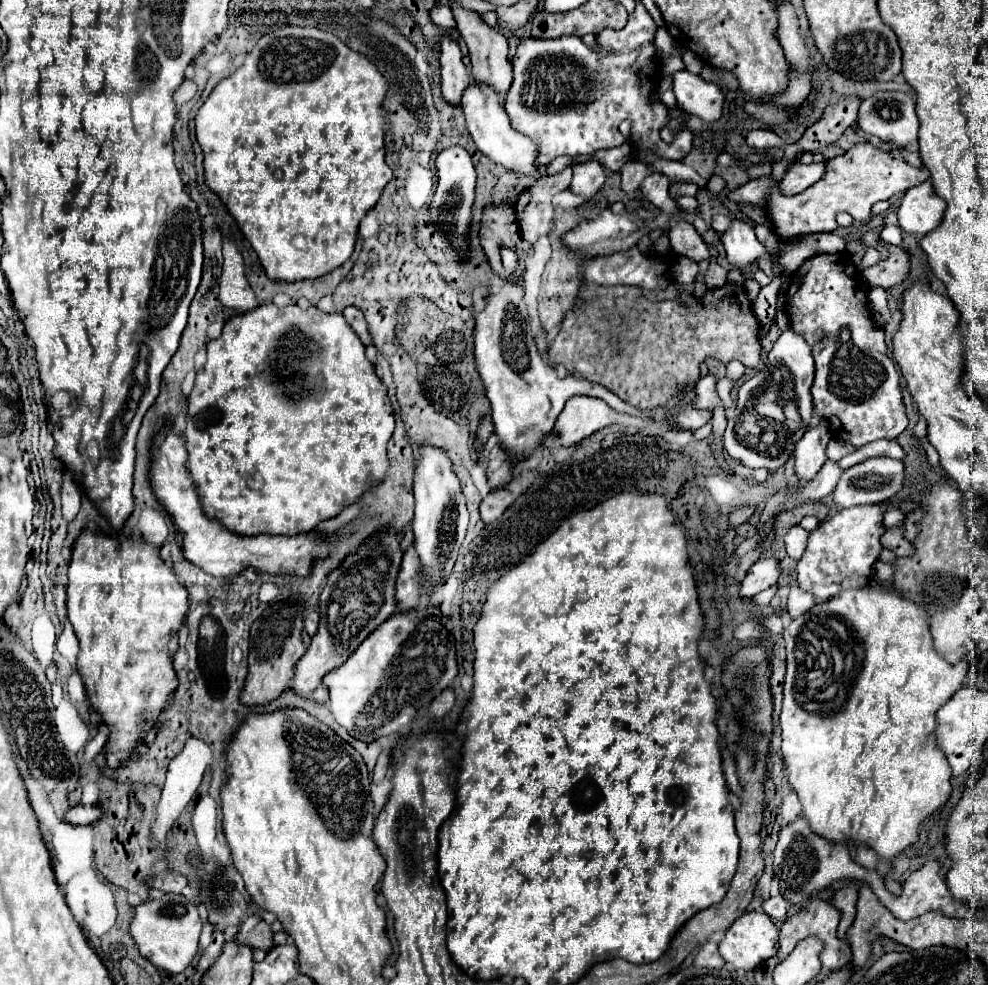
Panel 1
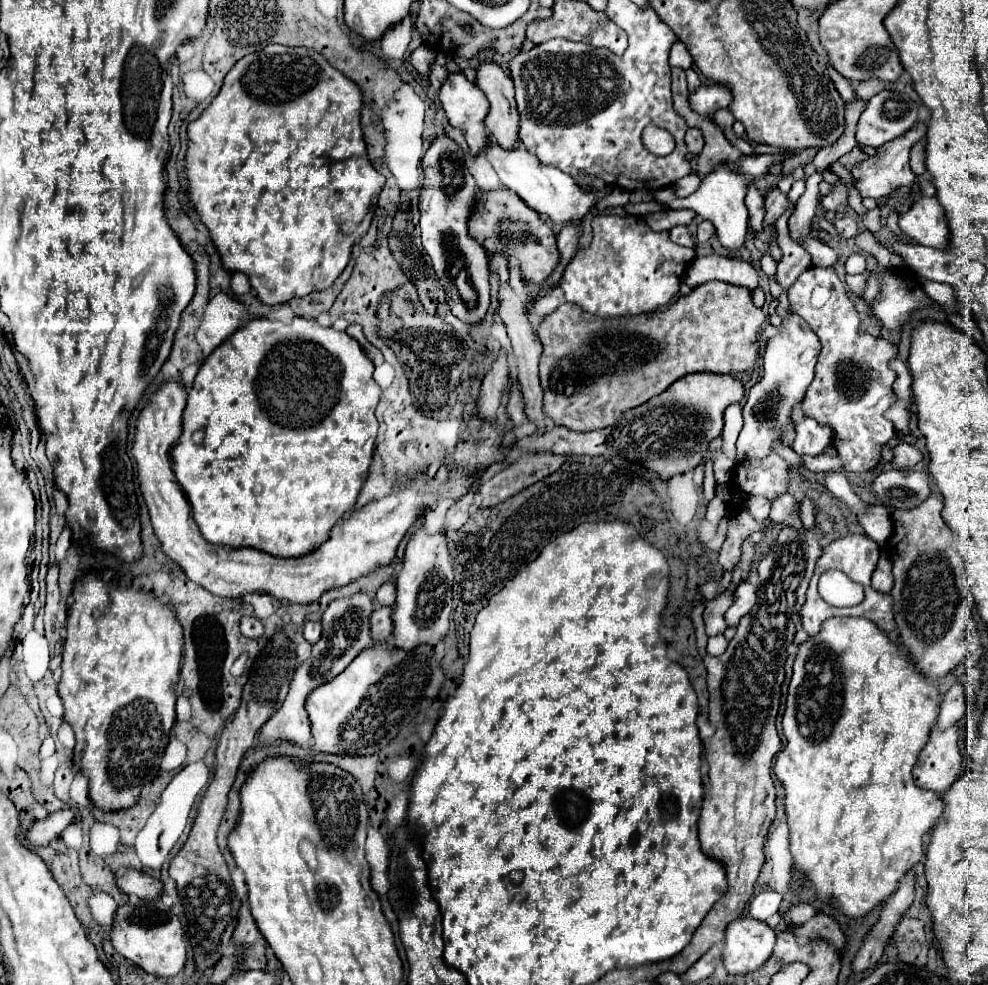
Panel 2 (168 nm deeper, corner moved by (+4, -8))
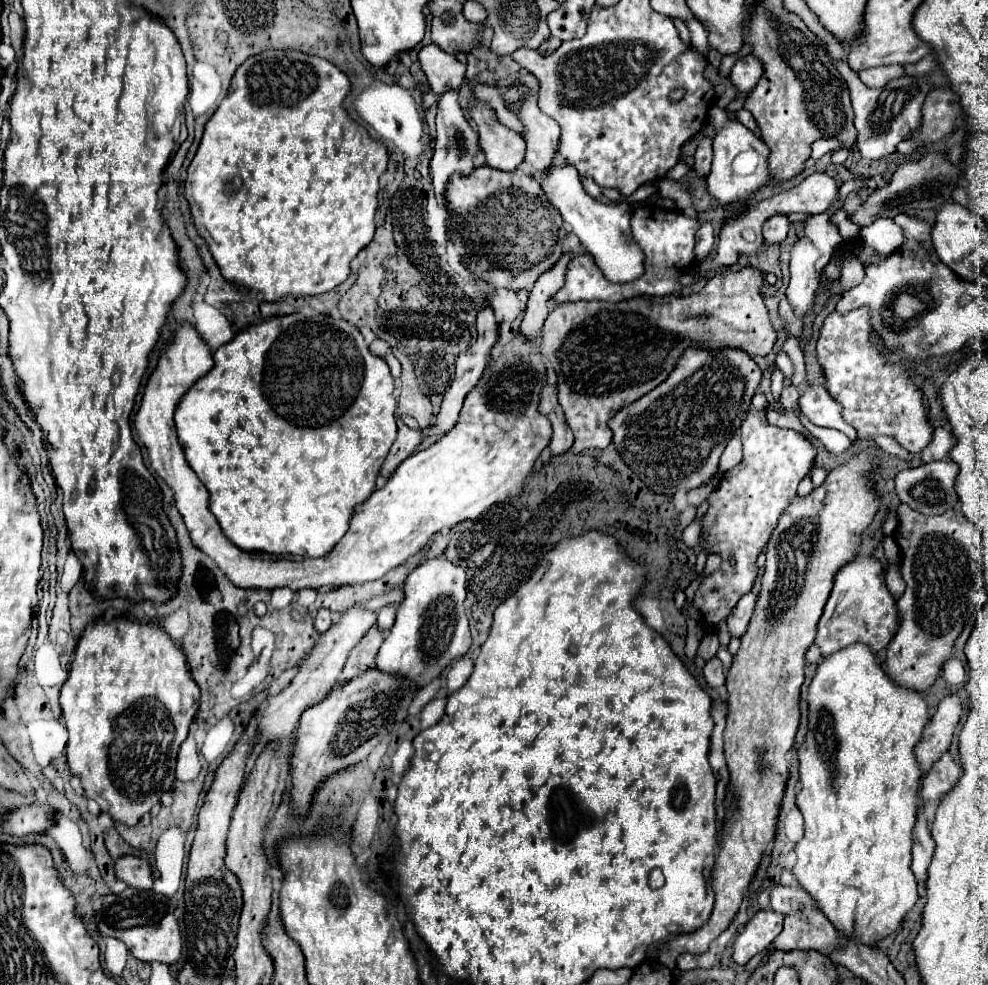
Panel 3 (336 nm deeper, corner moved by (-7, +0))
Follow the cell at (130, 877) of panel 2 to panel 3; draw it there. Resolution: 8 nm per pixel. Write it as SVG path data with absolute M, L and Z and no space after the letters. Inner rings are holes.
M122 856L116 866L116 876L120 880L124 880L128 886L138 888L138 890L150 890L154 884L154 874L152 874L152 866L148 860L138 858L138 856Z

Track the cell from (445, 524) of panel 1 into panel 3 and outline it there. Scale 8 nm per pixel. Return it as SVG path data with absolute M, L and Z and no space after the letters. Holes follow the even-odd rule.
M444 554L422 560L404 582L404 600L396 612L396 624L386 636L376 666L384 672L400 672L426 686L438 676L454 658L468 652L472 640L468 618L464 616L466 576L464 568L450 562Z

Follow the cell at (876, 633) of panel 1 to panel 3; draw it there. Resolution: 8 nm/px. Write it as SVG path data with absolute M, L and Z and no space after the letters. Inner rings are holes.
M864 642L850 644L838 652L822 658L822 662L818 664L816 674L808 686L806 702L808 702L808 734L804 738L804 744L798 748L798 762L800 762L798 772L800 772L802 790L796 796L796 806L800 808L800 812L804 816L804 838L794 848L798 860L796 860L796 866L792 872L798 878L798 882L802 884L802 888L812 898L816 898L816 904L820 904L820 910L826 912L826 916L832 924L840 926L840 930L844 930L844 934L854 936L858 942L876 946L884 936L888 936L900 928L902 918L912 910L912 906L918 900L918 886L916 886L914 874L910 870L910 860L912 860L912 846L914 846L912 830L914 830L916 818L918 818L918 804L920 804L922 770L918 766L914 748L920 742L922 730L930 720L928 702L922 692L908 690L908 688L892 682L888 678L888 674L884 672L884 666L878 660L878 654L872 650L872 646L868 646Z

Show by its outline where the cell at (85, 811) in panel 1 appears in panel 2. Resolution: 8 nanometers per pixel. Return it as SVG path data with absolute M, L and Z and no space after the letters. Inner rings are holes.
M59 810L43 820L35 820L27 830L27 840L35 846L45 846L55 840L73 822L71 810Z

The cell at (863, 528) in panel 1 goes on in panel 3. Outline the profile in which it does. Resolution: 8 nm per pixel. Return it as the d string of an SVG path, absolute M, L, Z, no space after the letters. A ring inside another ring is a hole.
M856 554L854 560L850 560L836 572L830 598L818 622L816 644L820 646L822 656L828 656L858 640L870 644L876 652L880 652L892 642L896 632L898 632L896 600L886 588L882 562L876 556Z

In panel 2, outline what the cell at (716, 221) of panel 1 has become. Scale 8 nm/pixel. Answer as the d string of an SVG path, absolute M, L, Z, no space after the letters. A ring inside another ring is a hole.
M708 220L701 222L697 228L697 244L705 244L713 234L715 234L713 224Z

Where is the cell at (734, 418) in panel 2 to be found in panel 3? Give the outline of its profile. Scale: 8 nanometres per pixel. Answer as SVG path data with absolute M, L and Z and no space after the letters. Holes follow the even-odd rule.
M739 428L720 456L720 474L734 468L740 460L742 460L742 442Z

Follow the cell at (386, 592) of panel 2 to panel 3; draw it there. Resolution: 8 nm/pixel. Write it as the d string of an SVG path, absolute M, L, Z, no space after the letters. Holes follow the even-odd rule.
M388 604L384 606L380 612L380 620L378 620L378 626L382 630L388 630L392 624L394 624L394 616L396 616L396 604Z

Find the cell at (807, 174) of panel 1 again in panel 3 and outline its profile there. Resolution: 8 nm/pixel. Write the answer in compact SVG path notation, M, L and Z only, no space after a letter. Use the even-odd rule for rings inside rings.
M776 214L772 218L768 218L762 226L762 232L764 232L764 240L768 244L780 244L786 234L788 234L788 218L784 214Z

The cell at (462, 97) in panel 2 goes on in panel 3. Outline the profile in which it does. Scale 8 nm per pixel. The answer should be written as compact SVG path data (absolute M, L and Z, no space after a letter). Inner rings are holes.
M478 96L470 98L468 114L478 126L486 164L496 170L514 170L524 160L524 138L492 118L494 110Z

